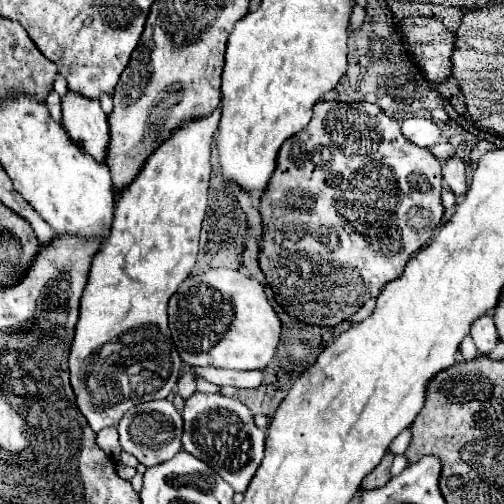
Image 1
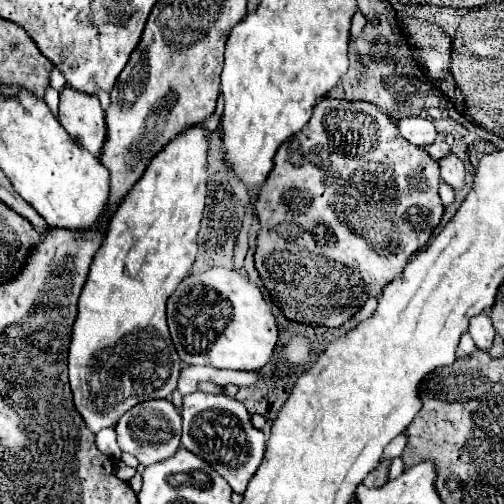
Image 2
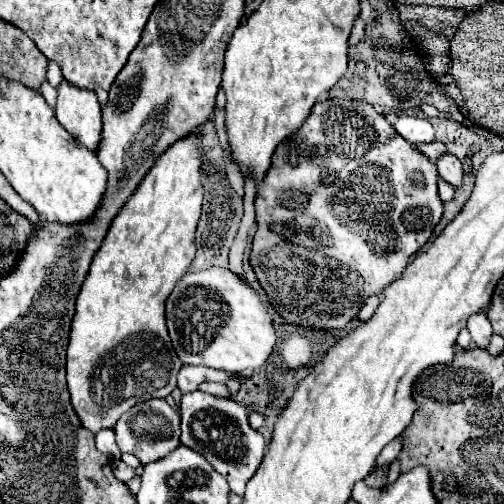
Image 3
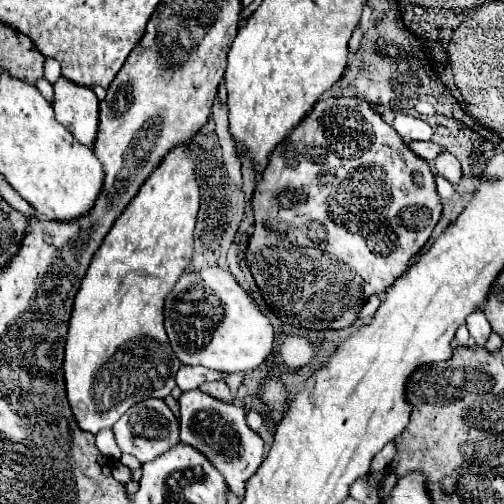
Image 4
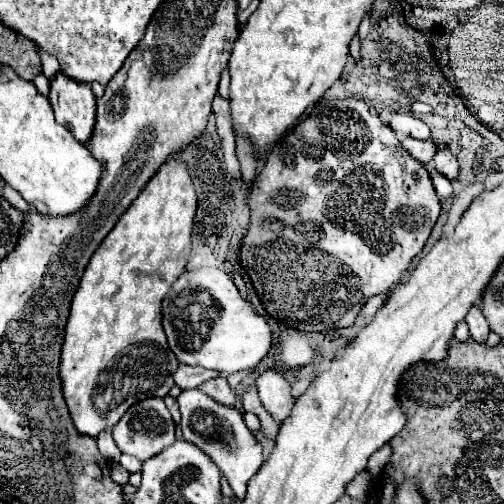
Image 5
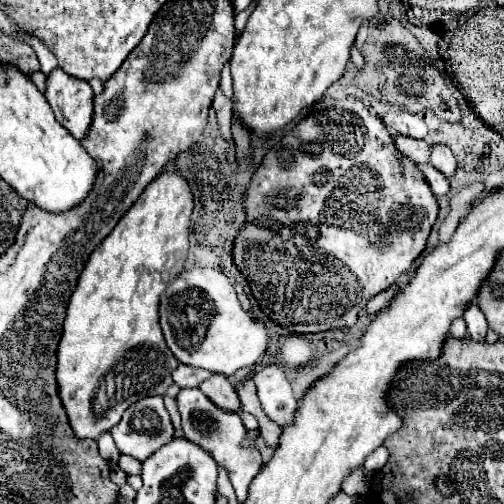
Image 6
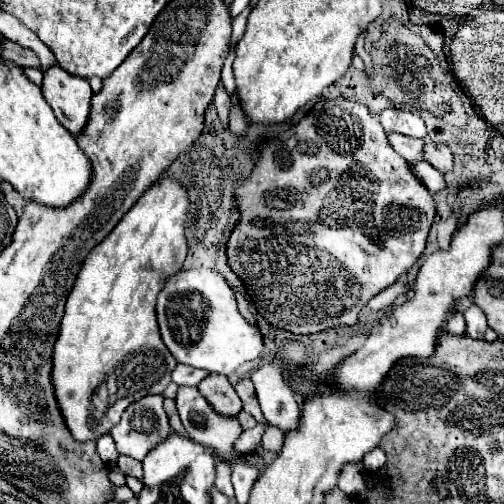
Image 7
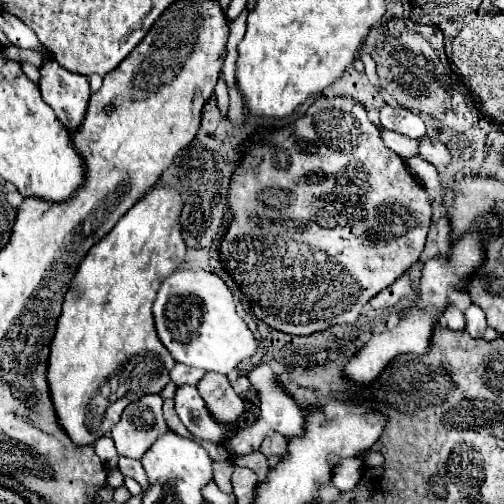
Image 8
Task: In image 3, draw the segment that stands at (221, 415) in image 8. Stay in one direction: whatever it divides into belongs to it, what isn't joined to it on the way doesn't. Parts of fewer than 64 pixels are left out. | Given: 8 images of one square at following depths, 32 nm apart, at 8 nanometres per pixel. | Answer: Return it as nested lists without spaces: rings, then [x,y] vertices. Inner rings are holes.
[[[204,382],[204,384],[200,386],[200,390],[202,390],[202,392],[208,392],[208,394],[212,394],[212,396],[230,398],[230,392],[228,392],[226,384],[218,384],[218,382],[212,382],[212,384],[208,384],[208,382]]]

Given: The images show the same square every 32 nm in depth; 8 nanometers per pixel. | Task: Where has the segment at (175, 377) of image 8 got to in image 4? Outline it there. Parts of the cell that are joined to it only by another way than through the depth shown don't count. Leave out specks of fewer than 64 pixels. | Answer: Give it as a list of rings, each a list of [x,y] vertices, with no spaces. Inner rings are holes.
[[[182,366],[178,372],[176,372],[176,384],[182,392],[188,392],[188,390],[194,390],[198,388],[202,382],[208,382],[208,380],[218,380],[222,378],[220,372],[216,370],[208,370],[204,366]]]

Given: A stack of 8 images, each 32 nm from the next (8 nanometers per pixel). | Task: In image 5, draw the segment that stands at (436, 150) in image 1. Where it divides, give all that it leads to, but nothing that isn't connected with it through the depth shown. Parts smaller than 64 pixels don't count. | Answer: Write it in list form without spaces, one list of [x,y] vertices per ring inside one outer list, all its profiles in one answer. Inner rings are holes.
[[[400,138],[402,148],[412,154],[412,158],[420,160],[422,164],[430,164],[432,156],[436,152],[436,144],[428,142],[428,140],[414,140],[414,138]]]

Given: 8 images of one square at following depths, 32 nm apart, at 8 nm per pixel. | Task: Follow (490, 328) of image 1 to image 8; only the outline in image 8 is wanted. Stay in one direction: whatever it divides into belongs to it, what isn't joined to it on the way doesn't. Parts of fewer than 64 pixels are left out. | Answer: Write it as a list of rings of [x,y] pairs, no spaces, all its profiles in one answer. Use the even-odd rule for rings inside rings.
[[[470,304],[466,314],[466,330],[472,338],[482,338],[484,330],[486,330],[486,316],[482,312],[482,308],[478,308],[476,304]]]

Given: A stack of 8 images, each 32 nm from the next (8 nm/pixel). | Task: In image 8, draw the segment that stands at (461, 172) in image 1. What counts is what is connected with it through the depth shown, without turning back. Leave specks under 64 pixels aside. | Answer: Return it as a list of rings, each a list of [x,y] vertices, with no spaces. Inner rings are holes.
[[[422,138],[420,140],[420,152],[418,152],[424,160],[428,160],[430,164],[440,164],[440,166],[448,166],[450,162],[450,152],[448,148],[432,138]]]

